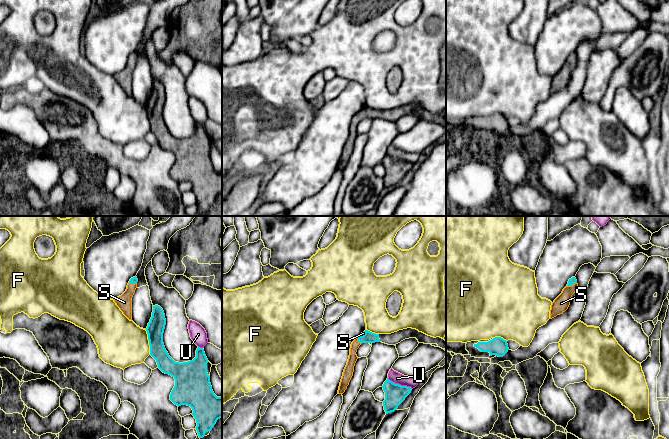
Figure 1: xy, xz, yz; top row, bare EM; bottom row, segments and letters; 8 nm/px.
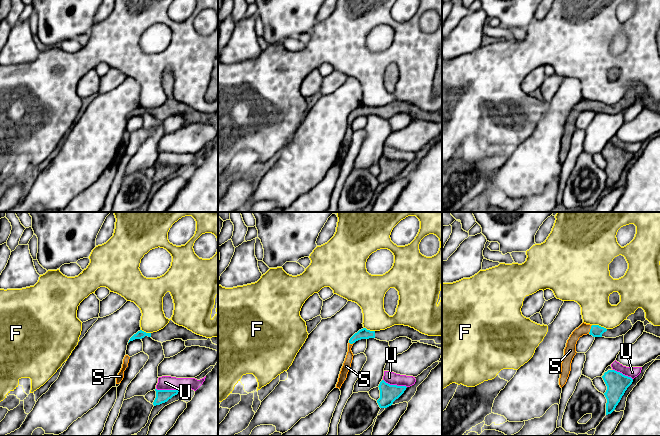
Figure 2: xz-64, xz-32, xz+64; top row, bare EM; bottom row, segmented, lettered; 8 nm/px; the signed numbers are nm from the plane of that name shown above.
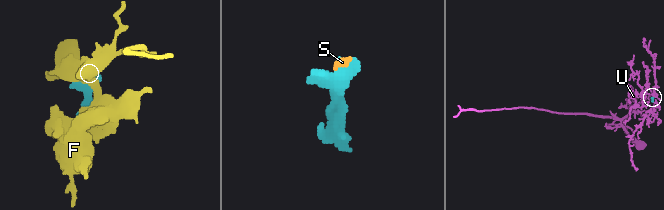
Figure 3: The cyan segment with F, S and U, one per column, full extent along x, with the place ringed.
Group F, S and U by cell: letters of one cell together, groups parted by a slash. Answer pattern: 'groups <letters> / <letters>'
groups F / S / U

